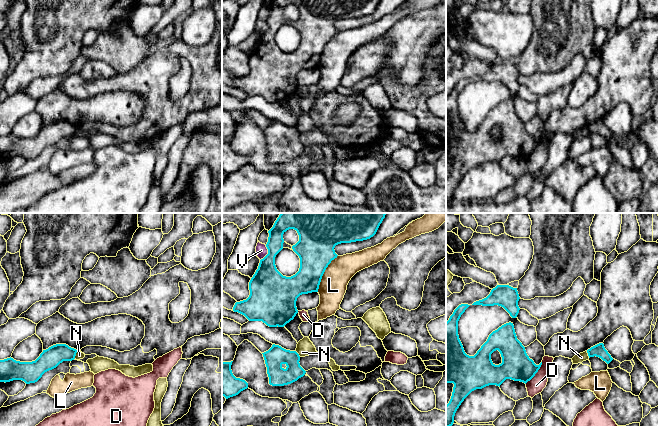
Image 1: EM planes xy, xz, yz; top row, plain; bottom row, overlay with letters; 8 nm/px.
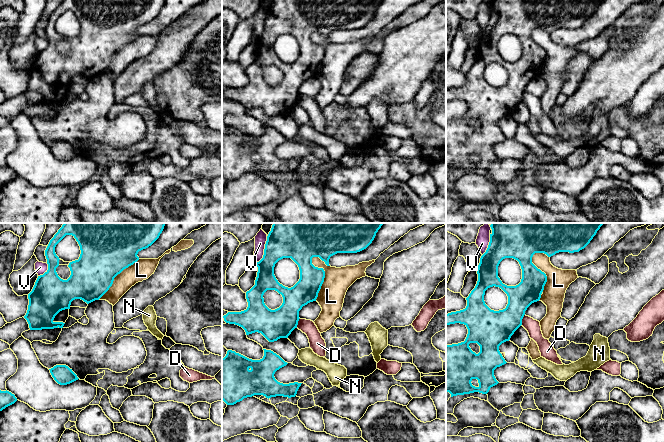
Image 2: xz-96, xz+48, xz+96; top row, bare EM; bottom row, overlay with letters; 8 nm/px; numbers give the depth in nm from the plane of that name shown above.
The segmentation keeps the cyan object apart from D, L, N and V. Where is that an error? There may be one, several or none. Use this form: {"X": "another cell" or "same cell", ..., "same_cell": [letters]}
{"D": "another cell", "L": "another cell", "N": "another cell", "V": "another cell", "same_cell": []}

